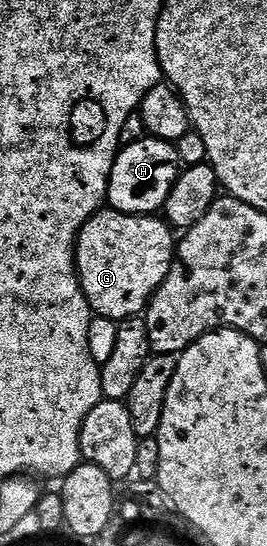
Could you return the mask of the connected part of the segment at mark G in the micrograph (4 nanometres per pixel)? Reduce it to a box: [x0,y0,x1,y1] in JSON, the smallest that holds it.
[76,210,176,322]

